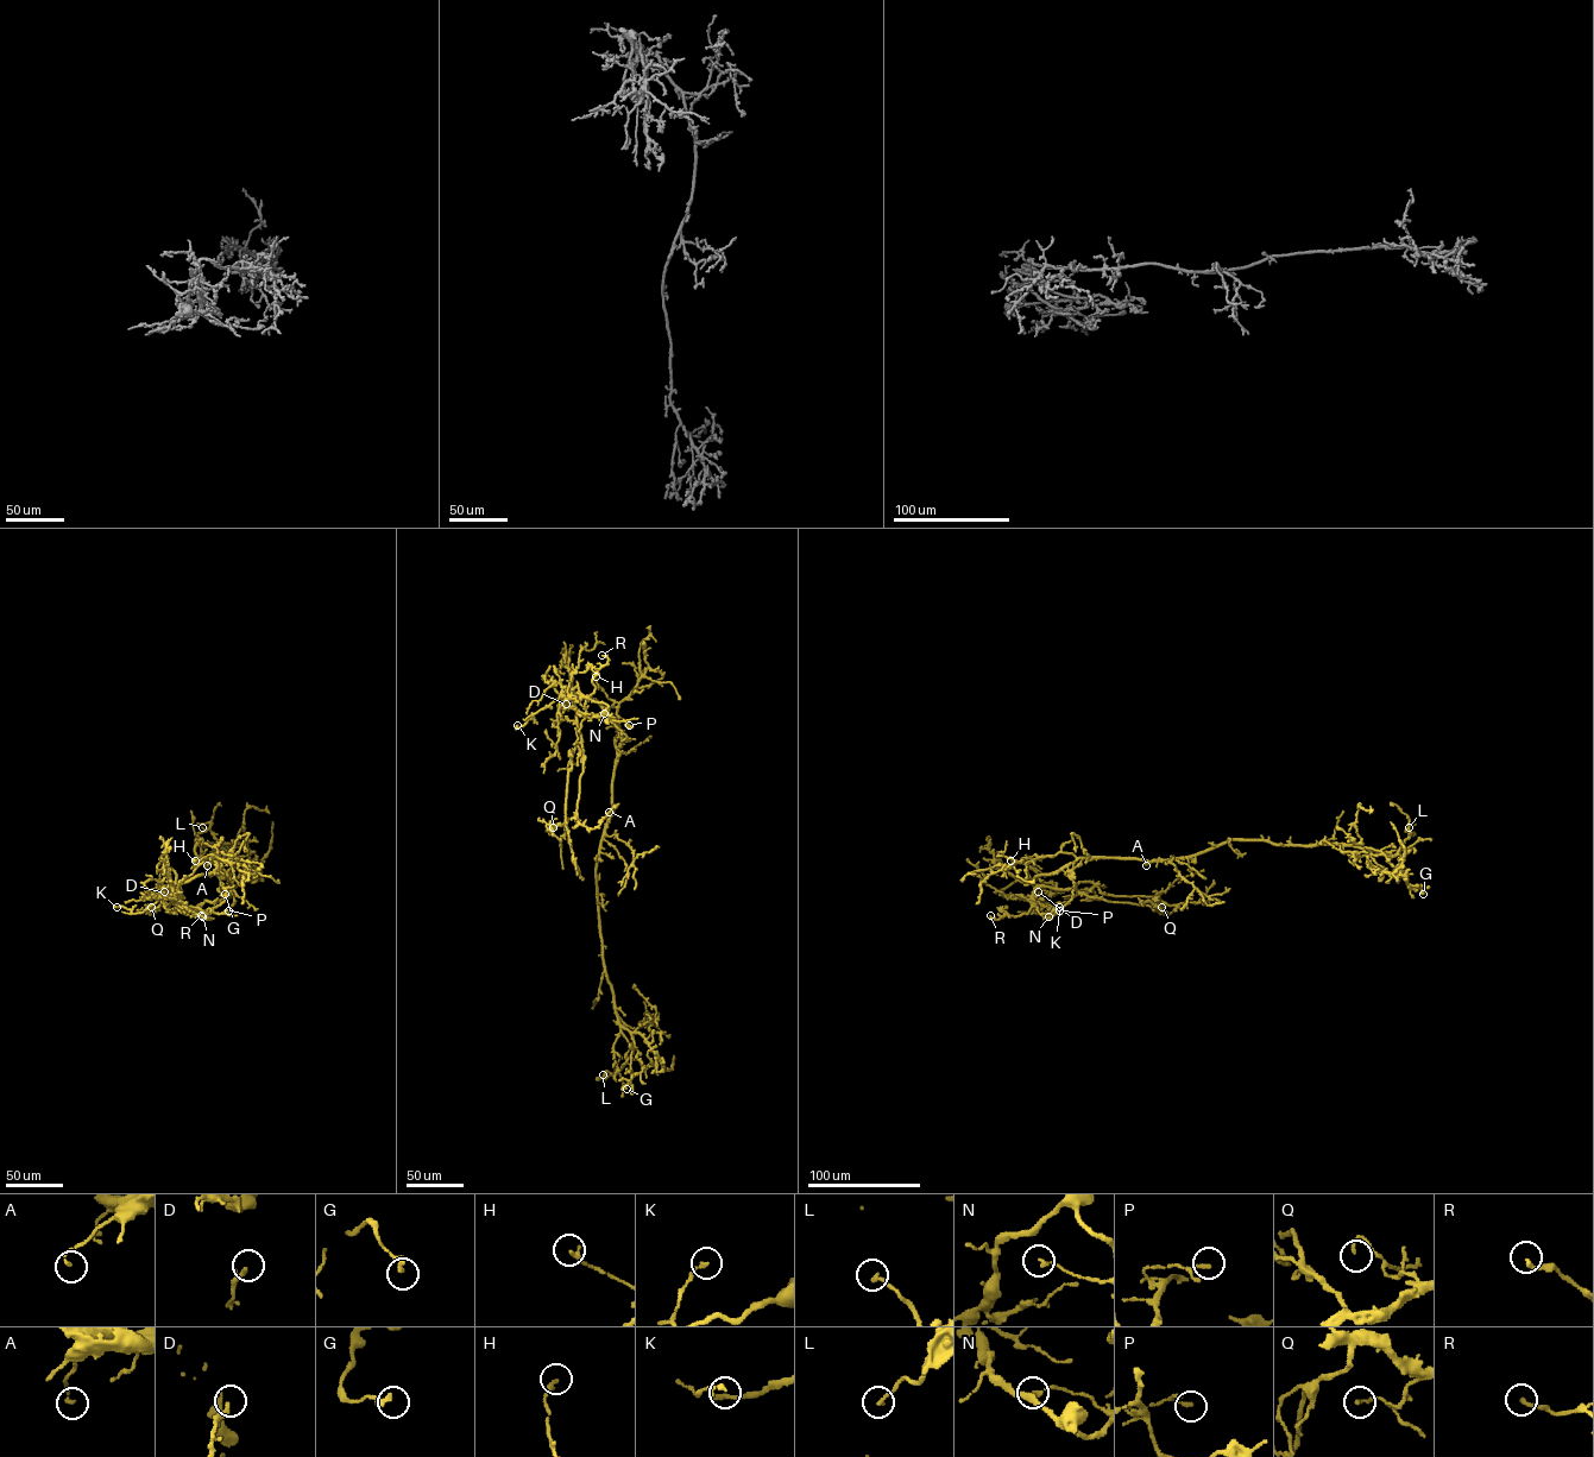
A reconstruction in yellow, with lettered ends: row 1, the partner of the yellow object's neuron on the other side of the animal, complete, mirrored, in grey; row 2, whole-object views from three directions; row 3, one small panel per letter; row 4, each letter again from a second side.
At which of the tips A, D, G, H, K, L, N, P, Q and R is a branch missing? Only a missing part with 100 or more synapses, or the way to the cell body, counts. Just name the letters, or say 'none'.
none

